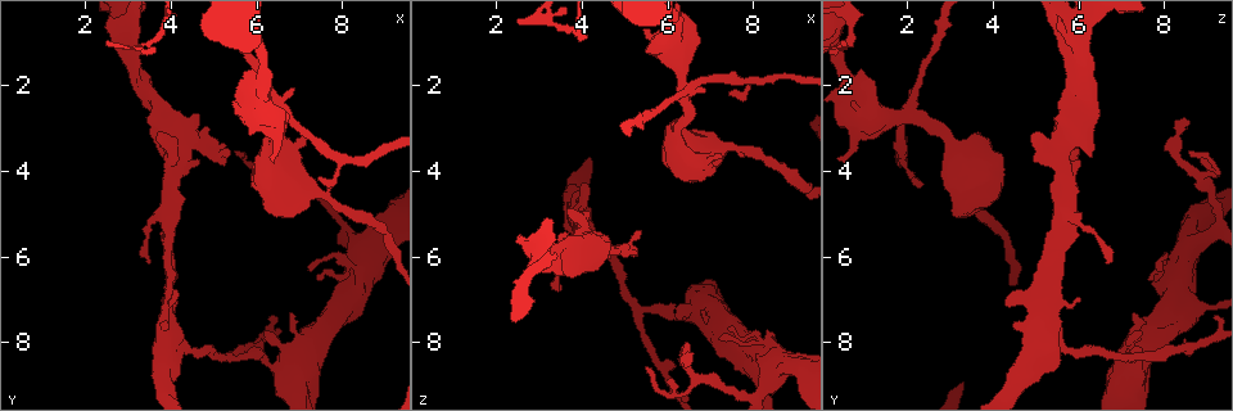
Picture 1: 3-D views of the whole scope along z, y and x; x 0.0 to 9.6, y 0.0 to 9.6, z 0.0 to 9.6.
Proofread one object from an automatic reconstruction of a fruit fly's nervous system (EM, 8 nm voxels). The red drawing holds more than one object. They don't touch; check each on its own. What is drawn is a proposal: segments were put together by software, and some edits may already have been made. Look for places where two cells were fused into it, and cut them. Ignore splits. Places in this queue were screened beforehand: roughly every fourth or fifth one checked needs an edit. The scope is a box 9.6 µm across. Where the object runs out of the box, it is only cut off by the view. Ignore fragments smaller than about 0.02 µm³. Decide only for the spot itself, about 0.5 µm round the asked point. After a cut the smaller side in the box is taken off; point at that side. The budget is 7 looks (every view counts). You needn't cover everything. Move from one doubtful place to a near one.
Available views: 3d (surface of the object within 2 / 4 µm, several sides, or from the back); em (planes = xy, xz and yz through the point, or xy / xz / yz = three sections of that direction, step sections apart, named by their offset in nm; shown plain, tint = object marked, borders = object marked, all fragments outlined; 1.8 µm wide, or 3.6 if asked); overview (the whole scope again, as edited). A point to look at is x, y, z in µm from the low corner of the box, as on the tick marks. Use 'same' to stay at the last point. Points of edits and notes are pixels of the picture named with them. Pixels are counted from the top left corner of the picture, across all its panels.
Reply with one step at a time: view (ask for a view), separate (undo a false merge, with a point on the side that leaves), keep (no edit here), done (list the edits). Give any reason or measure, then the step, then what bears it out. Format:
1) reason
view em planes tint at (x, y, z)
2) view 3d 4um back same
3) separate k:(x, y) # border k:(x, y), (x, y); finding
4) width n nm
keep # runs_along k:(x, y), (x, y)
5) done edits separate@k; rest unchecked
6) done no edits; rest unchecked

calibre changes
view 3d 4um at (4.10, 3.35, 5.65)

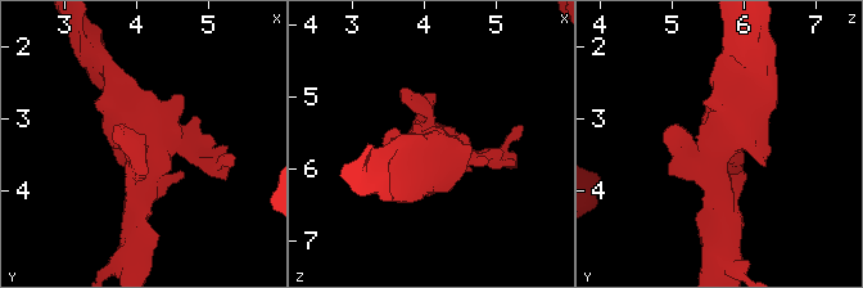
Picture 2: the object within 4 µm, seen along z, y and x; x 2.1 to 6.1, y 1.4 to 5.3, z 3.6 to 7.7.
shape alone is not enough
view em 3.6um planes tint at (4.05, 3.30, 5.65)

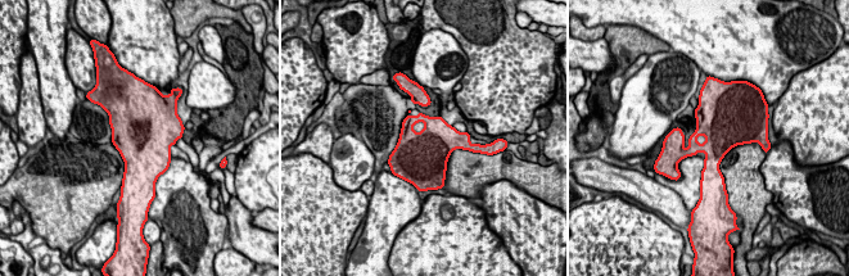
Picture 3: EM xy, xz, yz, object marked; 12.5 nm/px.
keep # continuous, no second cell

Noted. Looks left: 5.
view em xy step 16 tint at (6.40, 2.75, 2.05)

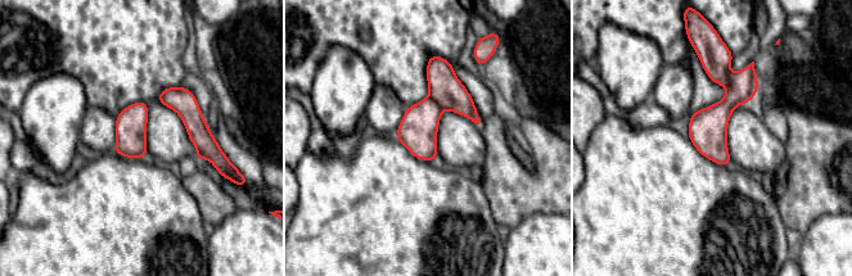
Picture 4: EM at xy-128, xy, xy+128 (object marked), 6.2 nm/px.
separate 4:(716, 58) # border 4:(731, 73), (731, 80), (726, 89); a second cell is stuck on

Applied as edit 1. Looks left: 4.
arms part here
view em planes plain at (3.00, 0.80, 5.90)

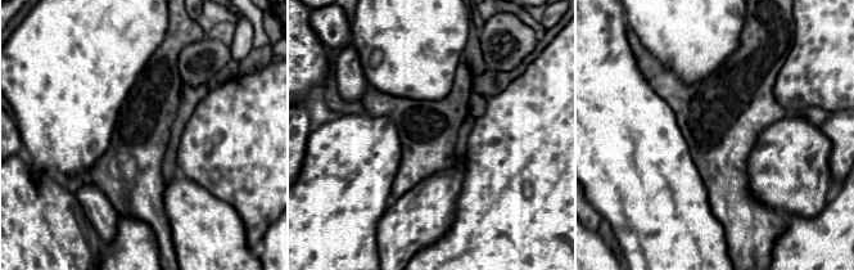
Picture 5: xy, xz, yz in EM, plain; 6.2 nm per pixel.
what lies round it
view em planes borders same

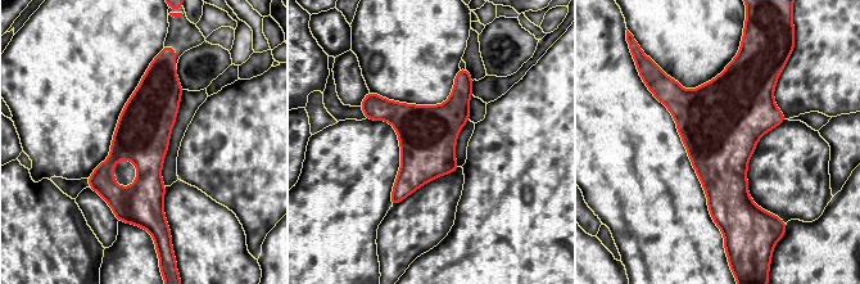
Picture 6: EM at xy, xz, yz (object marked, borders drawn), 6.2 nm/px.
keep # continuous, no second cell

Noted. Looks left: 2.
done edits separate@4; rest unchecked

